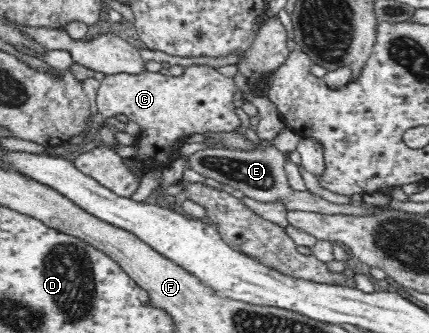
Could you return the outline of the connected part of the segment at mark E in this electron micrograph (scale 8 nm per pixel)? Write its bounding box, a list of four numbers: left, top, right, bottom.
[189,147,382,215]

